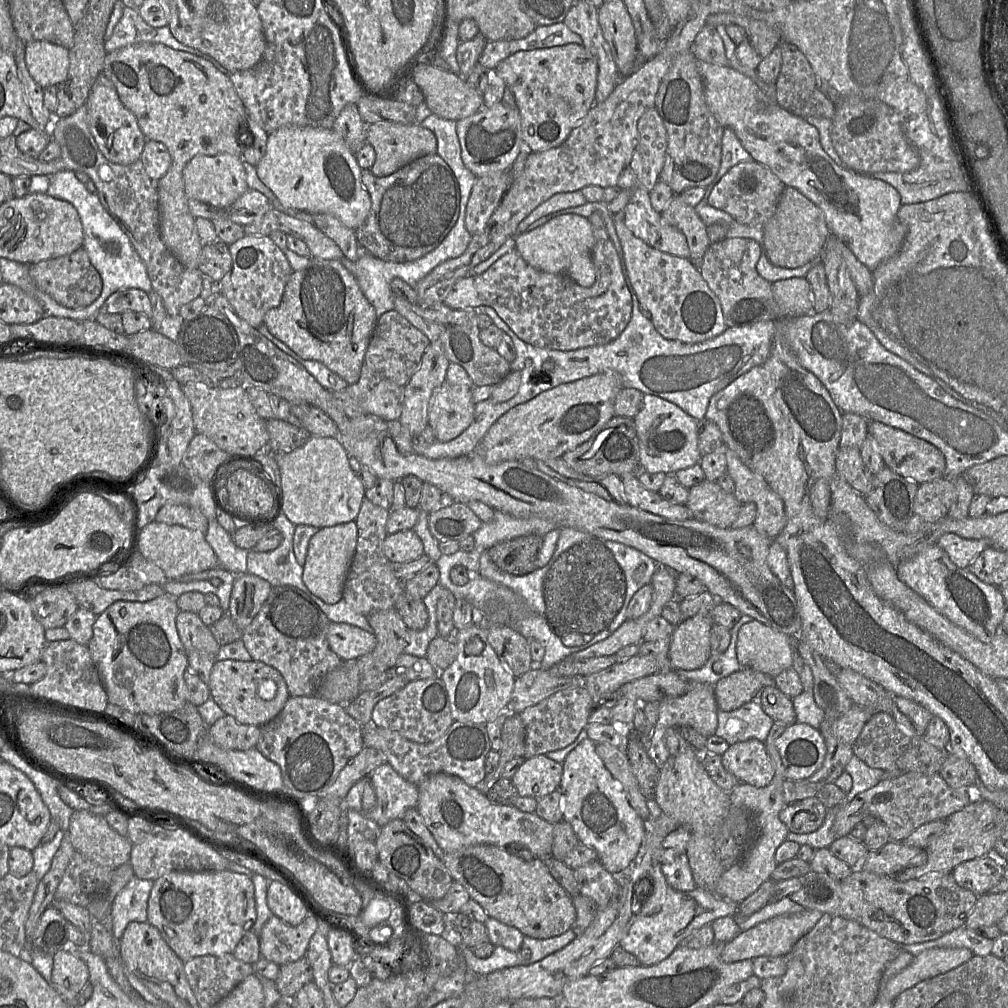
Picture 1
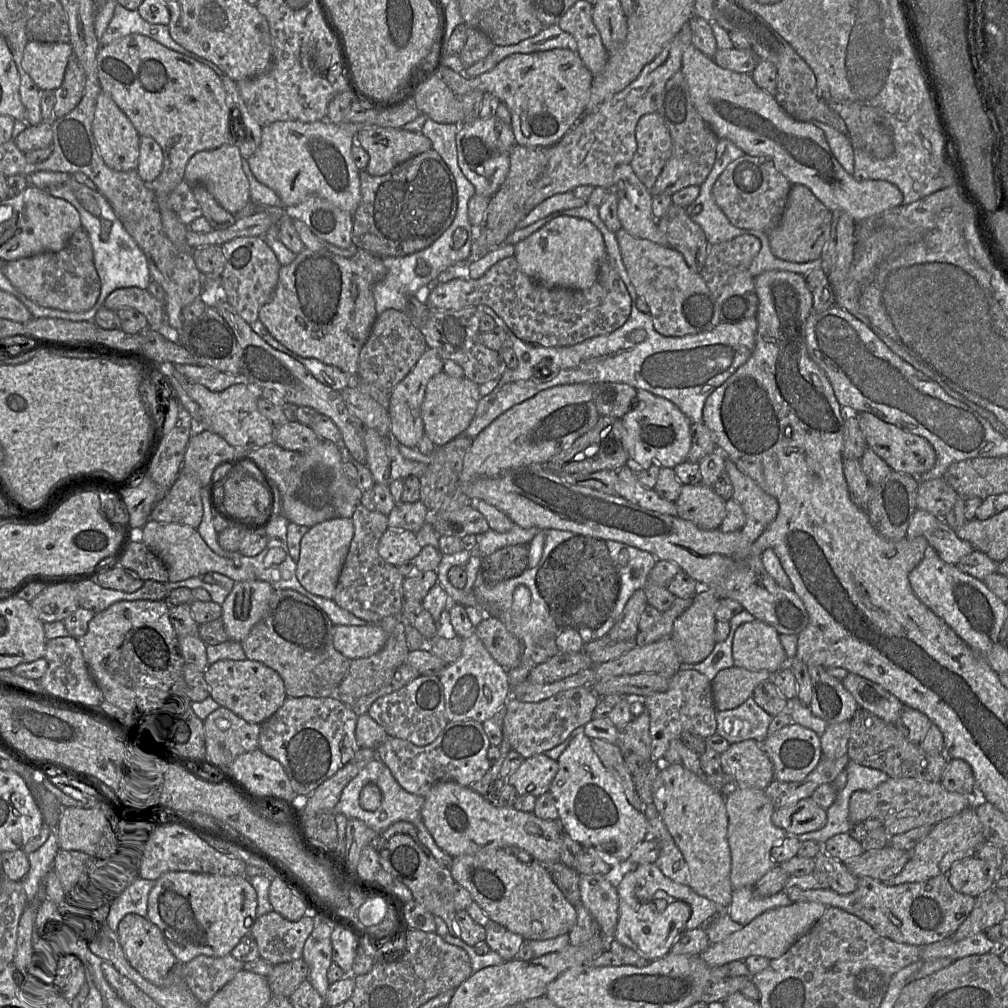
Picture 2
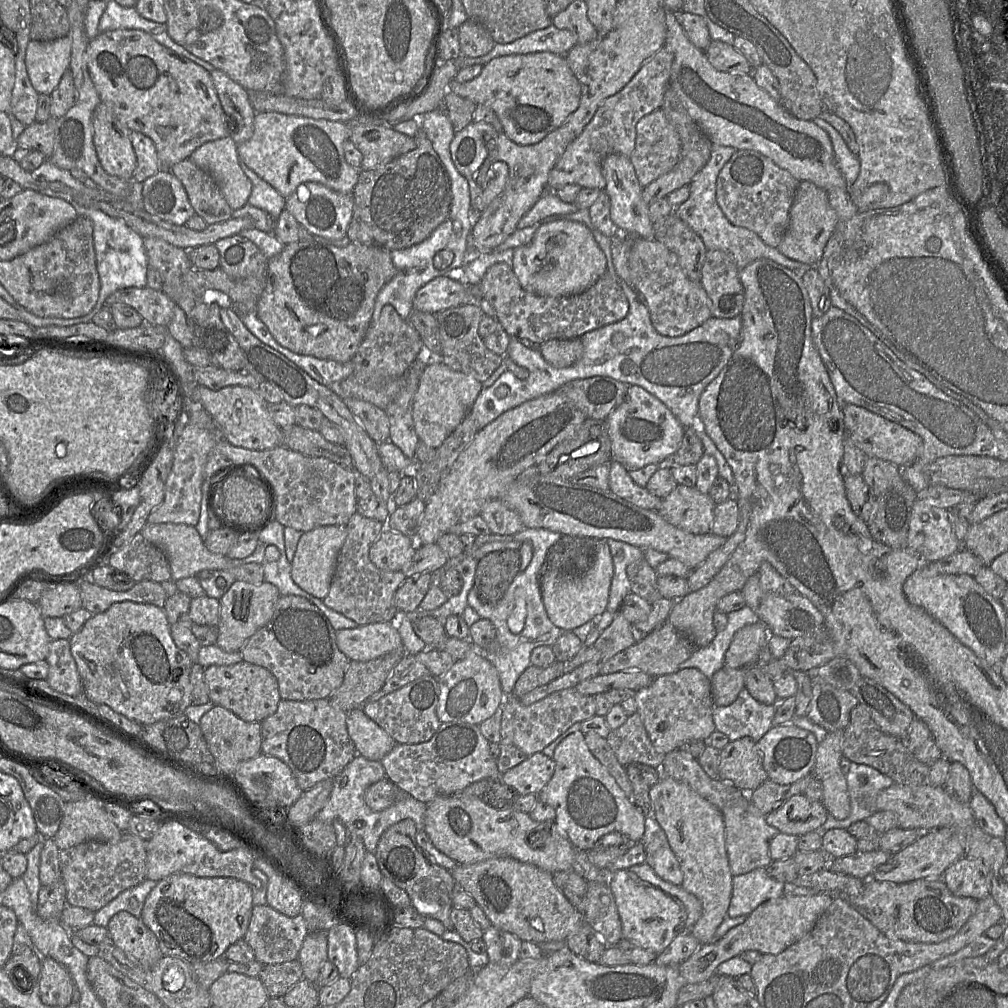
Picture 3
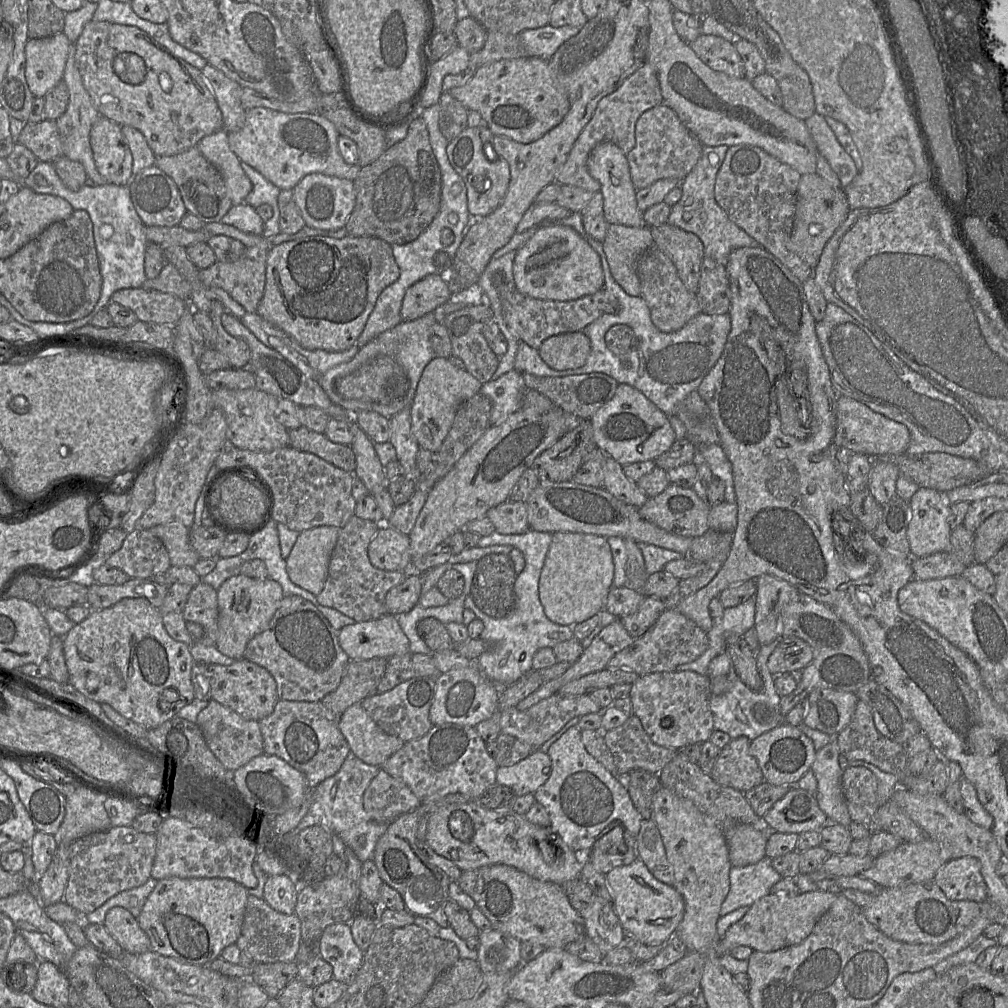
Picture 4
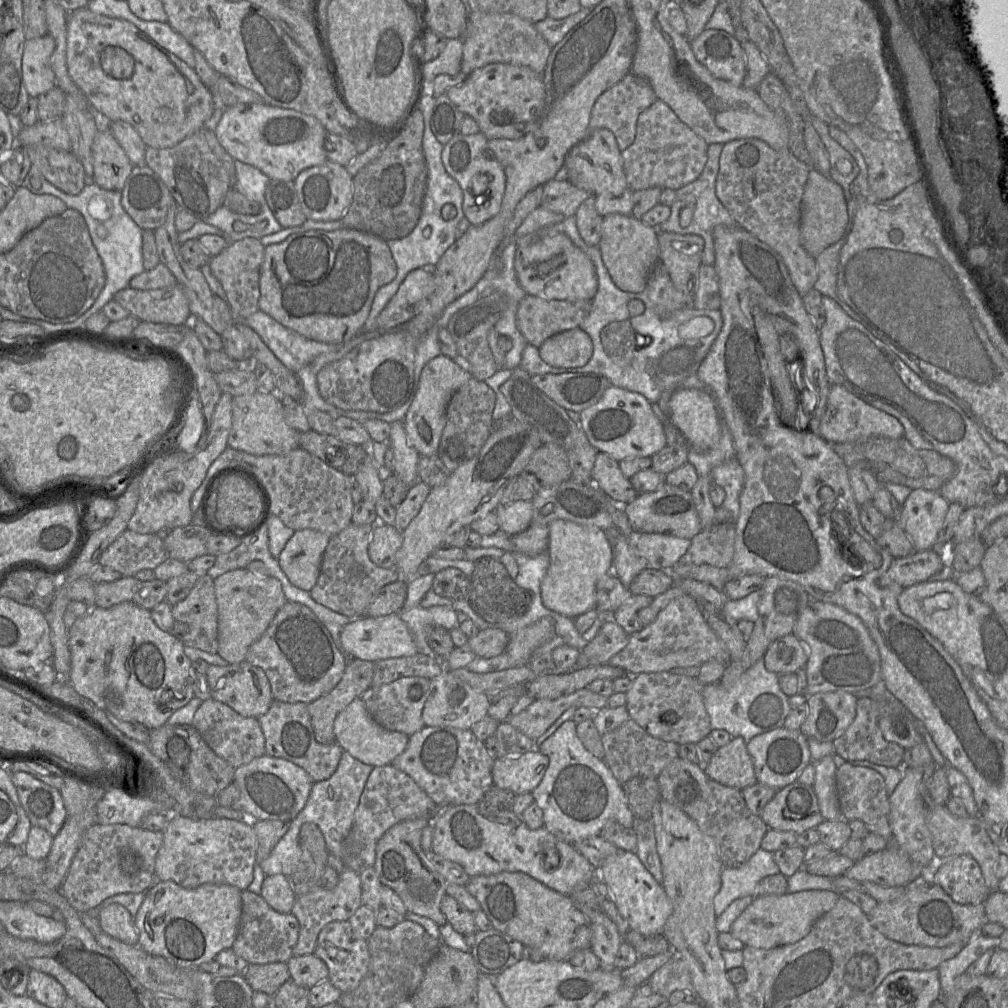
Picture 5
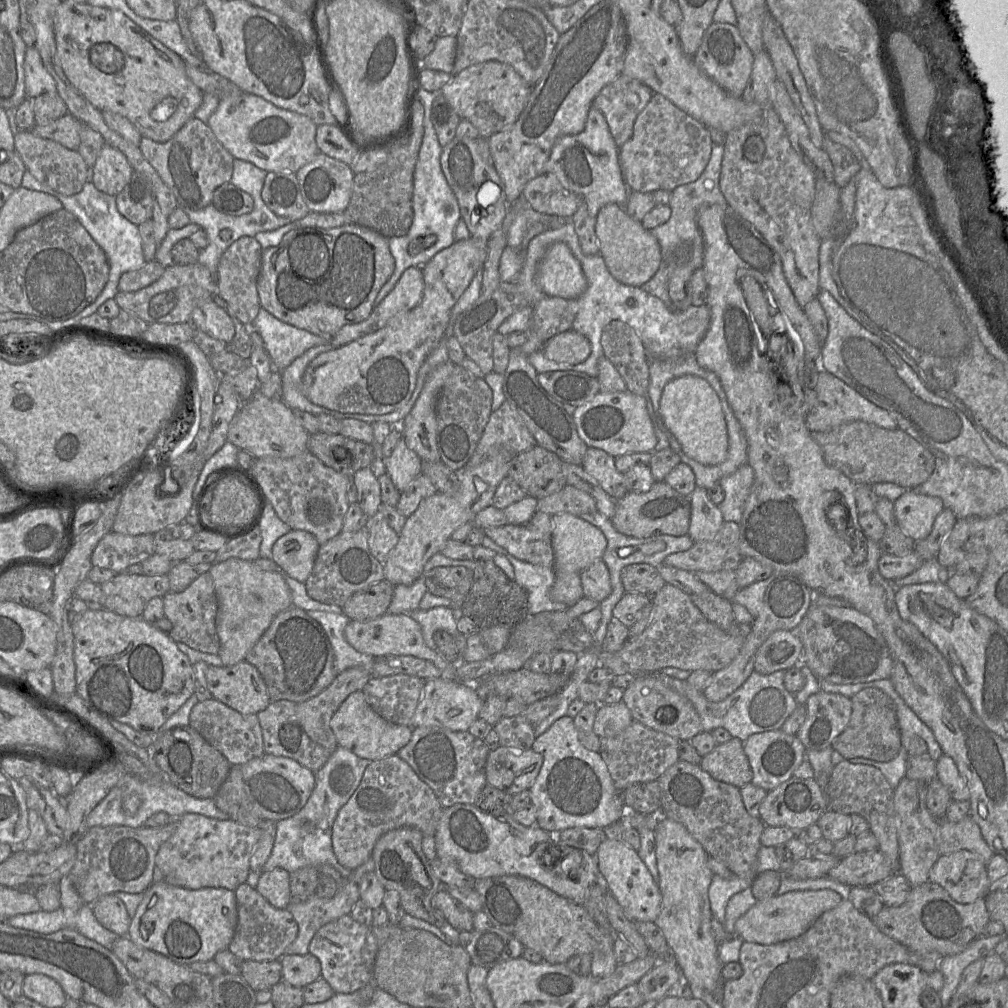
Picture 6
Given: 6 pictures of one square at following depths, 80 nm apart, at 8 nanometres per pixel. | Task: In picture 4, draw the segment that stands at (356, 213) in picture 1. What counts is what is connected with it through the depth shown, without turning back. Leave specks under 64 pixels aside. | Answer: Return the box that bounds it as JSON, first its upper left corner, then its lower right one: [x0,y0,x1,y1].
[228,107,361,190]

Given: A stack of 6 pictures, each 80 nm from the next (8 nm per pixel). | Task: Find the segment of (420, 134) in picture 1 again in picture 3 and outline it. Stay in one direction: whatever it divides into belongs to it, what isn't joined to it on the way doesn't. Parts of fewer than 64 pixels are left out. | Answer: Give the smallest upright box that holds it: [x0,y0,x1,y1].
[349,124,415,170]

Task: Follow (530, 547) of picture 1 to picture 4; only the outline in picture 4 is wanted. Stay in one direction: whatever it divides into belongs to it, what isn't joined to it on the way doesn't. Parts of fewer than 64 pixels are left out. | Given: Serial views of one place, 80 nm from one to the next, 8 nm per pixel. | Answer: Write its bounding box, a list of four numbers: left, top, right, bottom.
[470,554,516,618]

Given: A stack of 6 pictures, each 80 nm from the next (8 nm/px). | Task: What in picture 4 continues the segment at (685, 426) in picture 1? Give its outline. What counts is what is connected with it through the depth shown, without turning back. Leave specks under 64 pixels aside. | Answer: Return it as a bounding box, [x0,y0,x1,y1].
[590,384,676,465]

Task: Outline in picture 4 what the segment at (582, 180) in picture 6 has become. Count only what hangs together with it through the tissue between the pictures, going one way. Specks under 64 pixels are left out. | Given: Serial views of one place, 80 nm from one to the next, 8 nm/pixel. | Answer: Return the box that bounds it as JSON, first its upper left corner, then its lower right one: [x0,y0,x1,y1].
[587,142,646,227]

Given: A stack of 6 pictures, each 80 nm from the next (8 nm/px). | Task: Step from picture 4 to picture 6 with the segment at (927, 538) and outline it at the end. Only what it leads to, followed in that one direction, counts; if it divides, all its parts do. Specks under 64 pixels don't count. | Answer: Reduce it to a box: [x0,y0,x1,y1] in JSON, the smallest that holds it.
[894,490,944,541]

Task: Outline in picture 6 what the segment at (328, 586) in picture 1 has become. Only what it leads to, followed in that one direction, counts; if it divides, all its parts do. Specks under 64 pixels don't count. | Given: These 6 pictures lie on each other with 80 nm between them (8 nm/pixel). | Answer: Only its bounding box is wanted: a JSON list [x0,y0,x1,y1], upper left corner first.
[272,530,320,584]

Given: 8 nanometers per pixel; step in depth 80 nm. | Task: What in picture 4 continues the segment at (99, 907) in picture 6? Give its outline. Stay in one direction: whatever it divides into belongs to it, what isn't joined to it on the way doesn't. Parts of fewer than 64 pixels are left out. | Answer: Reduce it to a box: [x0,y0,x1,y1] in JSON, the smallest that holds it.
[103,906,151,954]

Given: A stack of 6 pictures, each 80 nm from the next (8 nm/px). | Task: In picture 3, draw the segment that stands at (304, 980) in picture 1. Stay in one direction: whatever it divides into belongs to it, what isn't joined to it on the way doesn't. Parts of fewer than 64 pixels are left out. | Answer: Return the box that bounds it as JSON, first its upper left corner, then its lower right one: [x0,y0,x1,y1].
[259,960,303,998]

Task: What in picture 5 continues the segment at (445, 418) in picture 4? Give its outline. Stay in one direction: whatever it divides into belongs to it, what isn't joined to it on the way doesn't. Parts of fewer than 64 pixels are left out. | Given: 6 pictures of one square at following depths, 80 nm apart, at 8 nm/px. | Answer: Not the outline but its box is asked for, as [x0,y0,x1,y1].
[403,355,470,456]

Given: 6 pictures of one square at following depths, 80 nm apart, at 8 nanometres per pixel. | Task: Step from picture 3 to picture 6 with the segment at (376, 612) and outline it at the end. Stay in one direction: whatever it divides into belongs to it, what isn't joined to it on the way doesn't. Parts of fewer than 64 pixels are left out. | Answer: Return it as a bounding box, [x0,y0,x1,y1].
[305,527,385,607]

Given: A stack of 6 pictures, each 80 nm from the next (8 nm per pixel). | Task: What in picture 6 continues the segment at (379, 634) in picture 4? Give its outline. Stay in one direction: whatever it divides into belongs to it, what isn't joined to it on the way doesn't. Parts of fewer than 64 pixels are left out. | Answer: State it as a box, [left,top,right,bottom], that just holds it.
[344,614,448,669]

